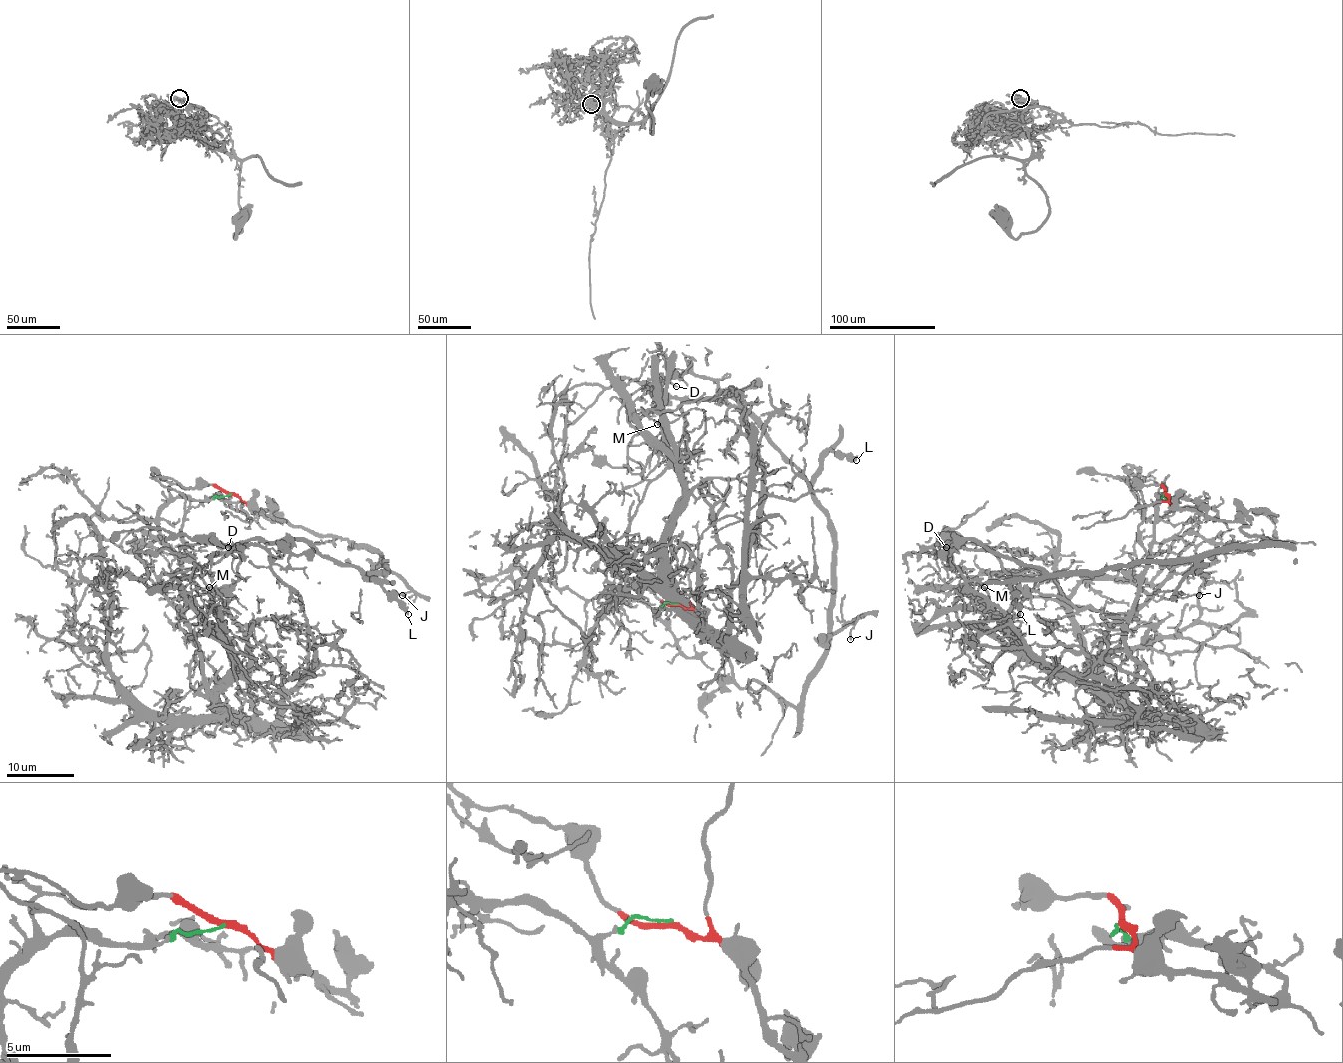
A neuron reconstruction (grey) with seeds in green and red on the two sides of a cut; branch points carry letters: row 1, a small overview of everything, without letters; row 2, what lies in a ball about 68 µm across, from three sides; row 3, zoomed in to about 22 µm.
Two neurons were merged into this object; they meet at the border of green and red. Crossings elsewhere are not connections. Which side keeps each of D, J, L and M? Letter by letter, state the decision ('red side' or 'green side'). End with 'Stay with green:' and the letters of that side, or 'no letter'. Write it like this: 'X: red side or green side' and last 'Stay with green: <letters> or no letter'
D: red side
J: red side
L: red side
M: green side
Stay with green: M

